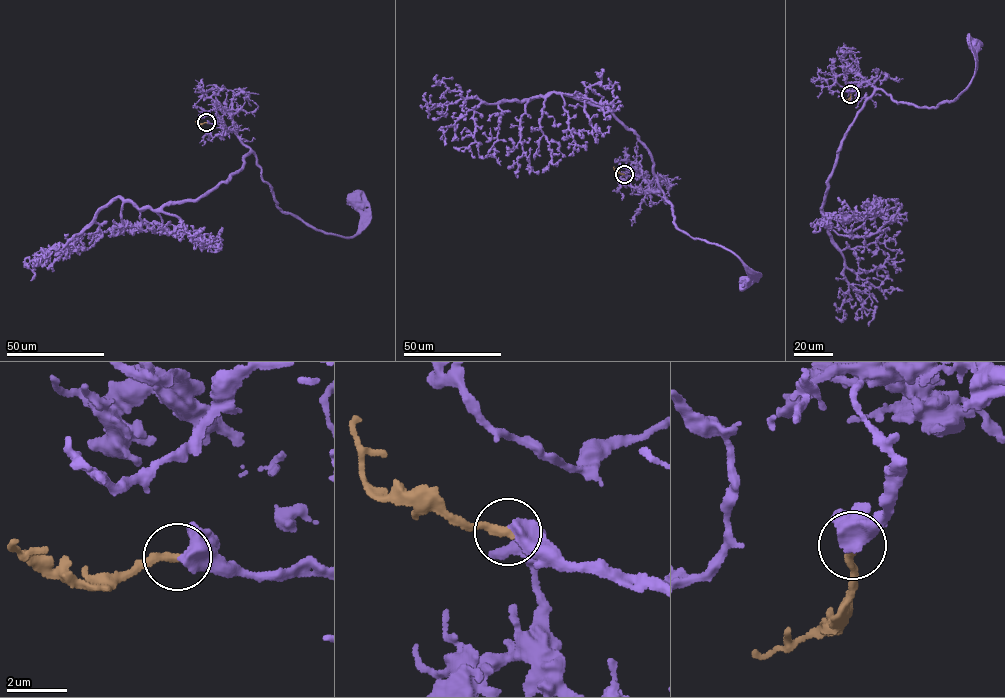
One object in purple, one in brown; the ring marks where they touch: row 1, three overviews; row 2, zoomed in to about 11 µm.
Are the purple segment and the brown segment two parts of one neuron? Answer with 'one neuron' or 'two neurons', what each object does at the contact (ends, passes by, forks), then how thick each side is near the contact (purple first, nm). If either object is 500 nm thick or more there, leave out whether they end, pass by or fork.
one neuron; purple passes by; brown ends; calibres 480 and 280 nm

